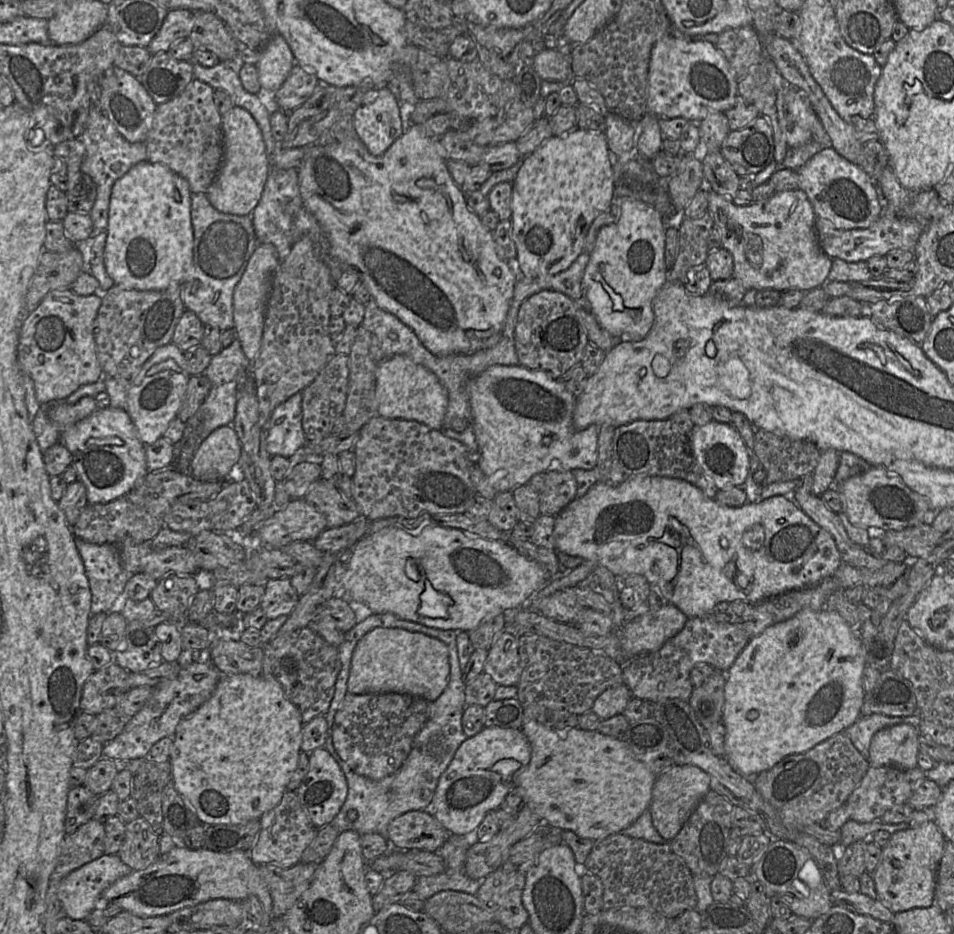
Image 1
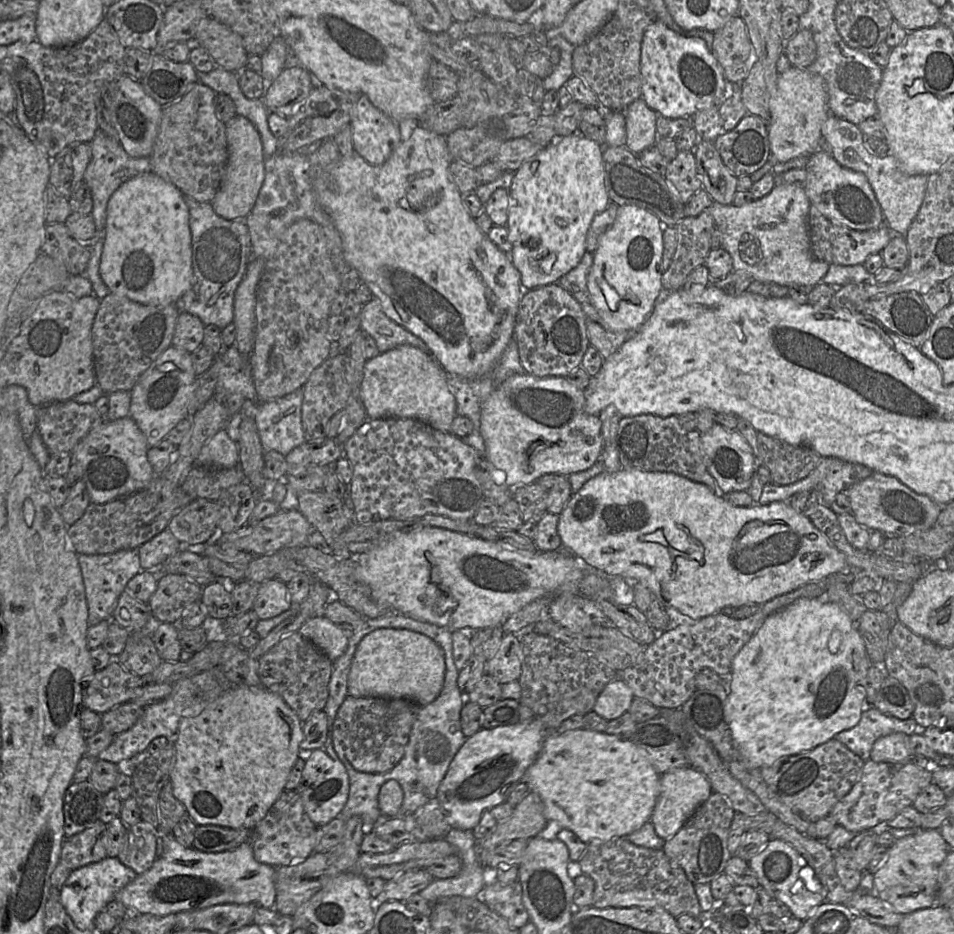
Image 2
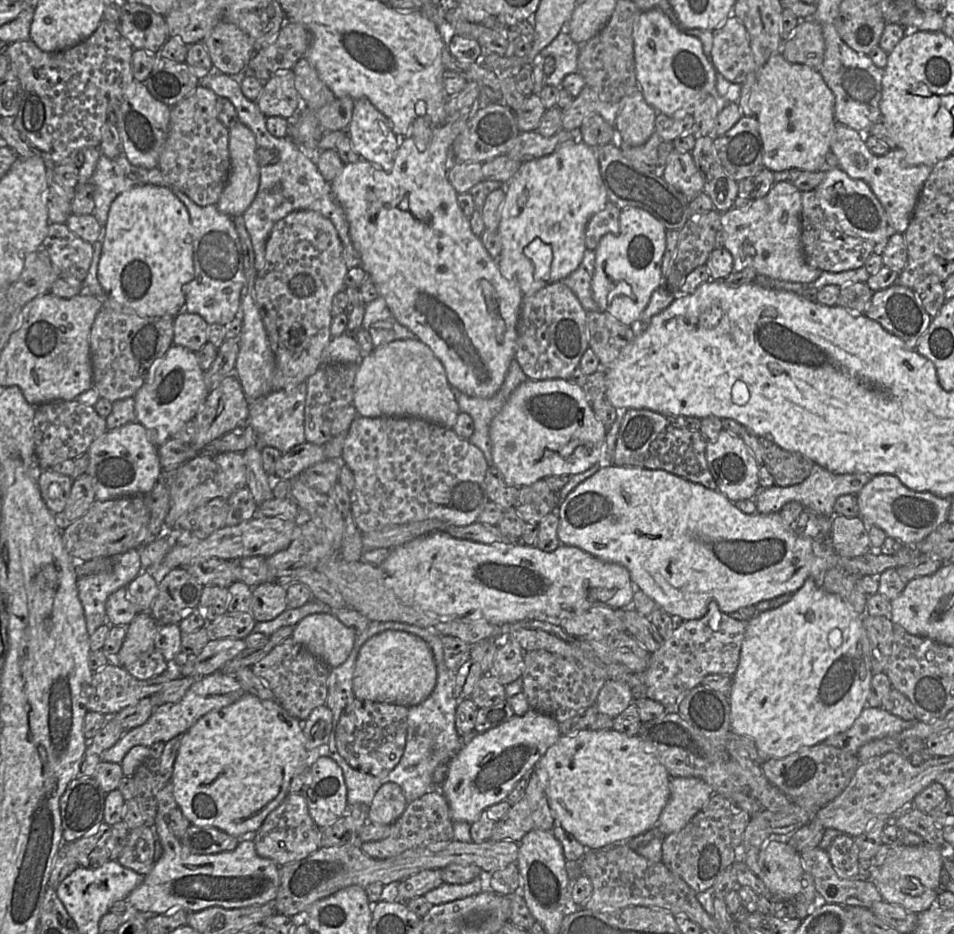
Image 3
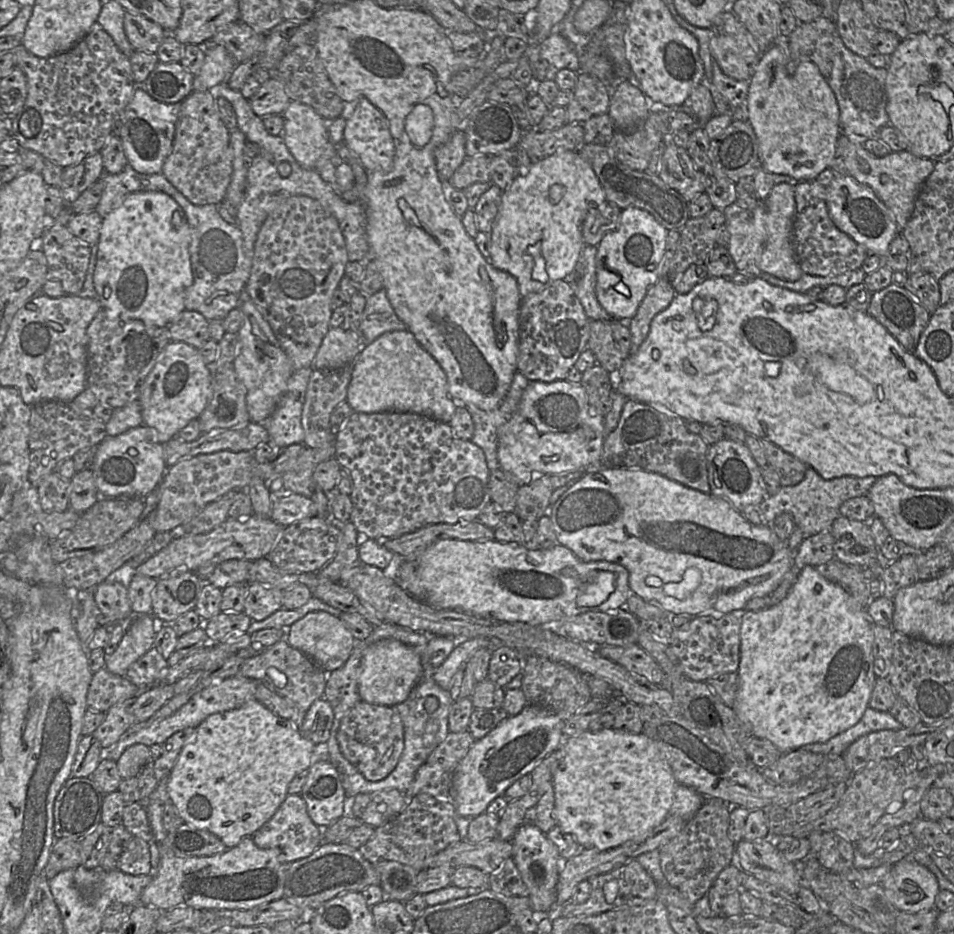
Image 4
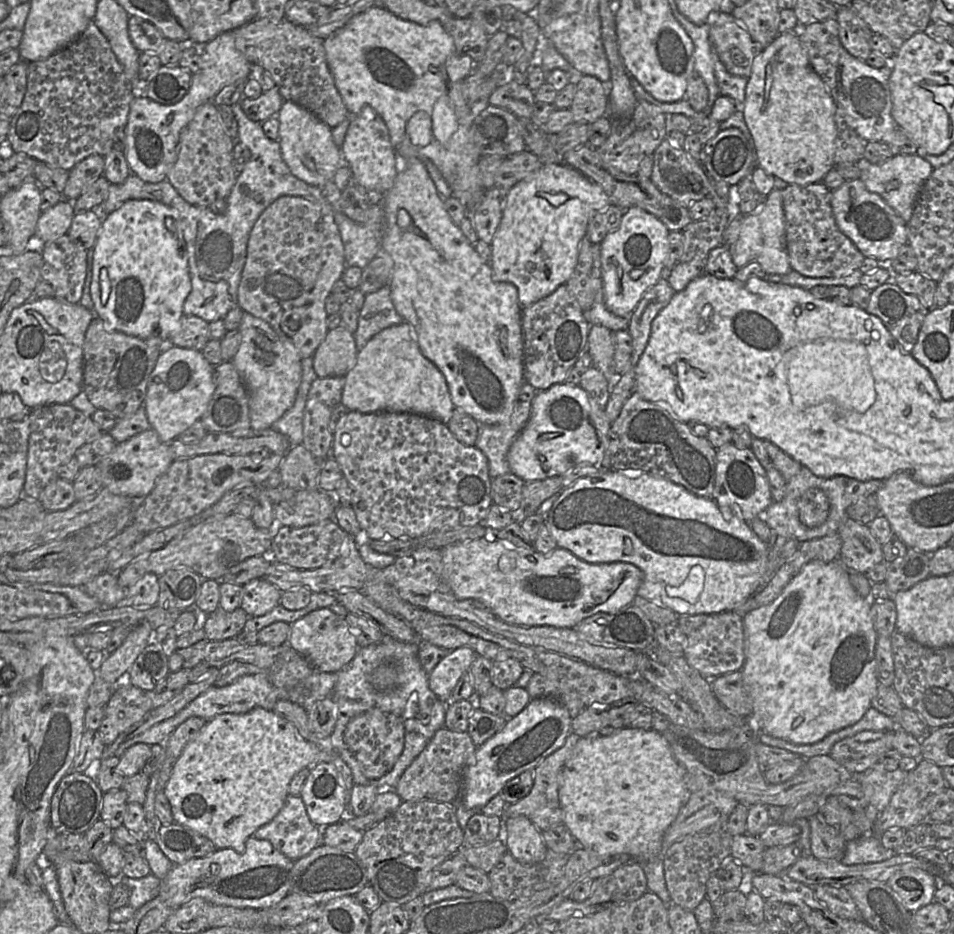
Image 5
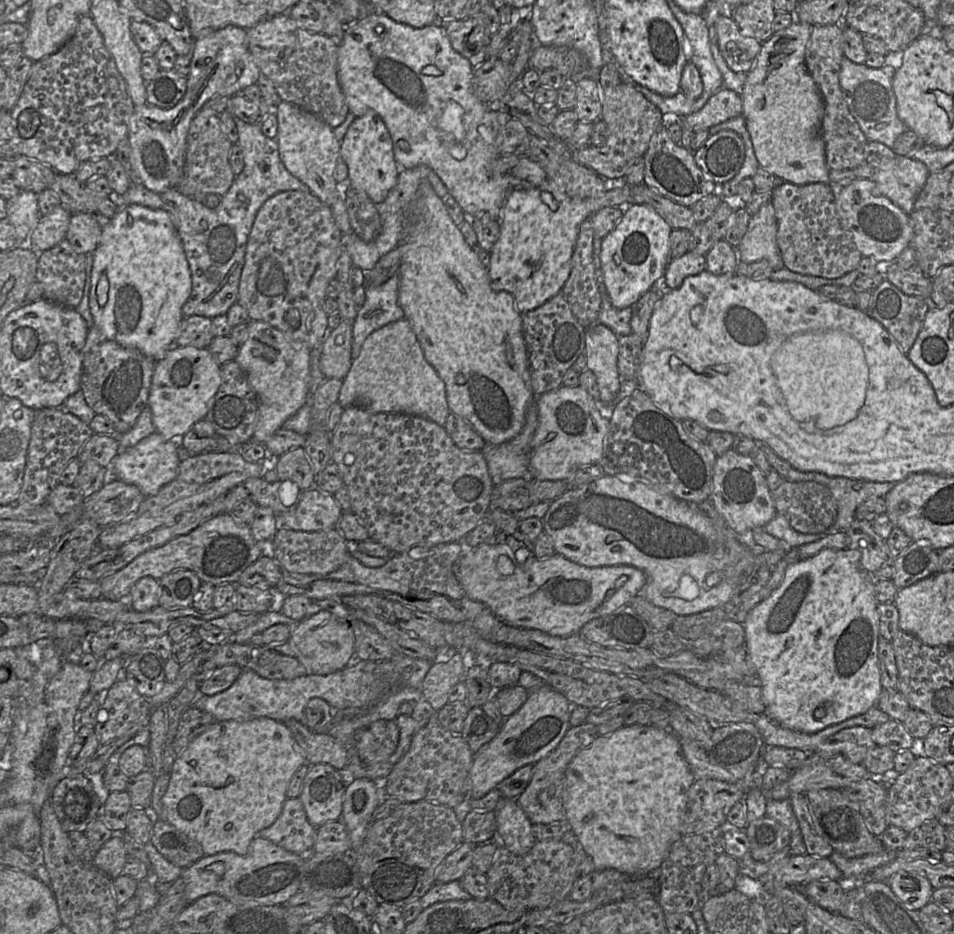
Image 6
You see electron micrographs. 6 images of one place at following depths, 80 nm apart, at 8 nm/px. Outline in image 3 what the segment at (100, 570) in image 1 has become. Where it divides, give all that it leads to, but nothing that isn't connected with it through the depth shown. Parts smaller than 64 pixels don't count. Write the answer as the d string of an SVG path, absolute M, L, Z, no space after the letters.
M138 549L113 557L111 570L78 577L78 597L83 607L89 634L106 622L106 601L119 588L126 587L141 573Z

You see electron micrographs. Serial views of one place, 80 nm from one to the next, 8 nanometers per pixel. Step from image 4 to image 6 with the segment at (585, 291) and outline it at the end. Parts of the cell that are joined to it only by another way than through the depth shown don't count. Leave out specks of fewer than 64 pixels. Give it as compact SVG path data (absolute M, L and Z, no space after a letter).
M594 237L593 240L593 263L597 286L601 295L601 308L598 317L598 323L603 324L611 329L617 335L617 337L627 336L633 333L630 324L632 308L615 308L609 299L604 283L600 259L602 240L603 239L598 237Z

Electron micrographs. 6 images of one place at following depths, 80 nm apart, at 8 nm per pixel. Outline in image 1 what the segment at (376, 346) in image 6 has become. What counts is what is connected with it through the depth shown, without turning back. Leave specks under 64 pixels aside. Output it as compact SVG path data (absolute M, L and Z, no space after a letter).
M397 354L377 363L376 393L377 415L388 419L417 421L441 430L448 406L448 392L437 376L408 356Z

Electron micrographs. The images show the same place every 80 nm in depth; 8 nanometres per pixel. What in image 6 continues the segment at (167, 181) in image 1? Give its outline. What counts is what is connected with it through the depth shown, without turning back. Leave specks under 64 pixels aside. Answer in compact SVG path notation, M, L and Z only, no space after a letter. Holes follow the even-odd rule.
M131 204L120 208L102 227L98 245L93 252L89 308L94 325L107 339L125 347L136 348L154 361L163 359L168 346L178 337L183 319L182 307L191 291L191 272L183 243L167 211ZM102 273L106 274L109 283L107 301L104 306L100 306L97 302L96 293Z

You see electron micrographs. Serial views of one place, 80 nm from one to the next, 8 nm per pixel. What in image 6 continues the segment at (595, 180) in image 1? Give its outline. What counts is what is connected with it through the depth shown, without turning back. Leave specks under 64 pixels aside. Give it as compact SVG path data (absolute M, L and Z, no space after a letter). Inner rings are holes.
M624 178L604 179L606 191L603 195L585 199L569 197L555 182L545 180L536 188L515 188L508 193L508 197L500 214L499 237L490 251L488 274L490 287L494 291L506 291L513 295L515 307L520 314L524 314L539 306L561 292L571 272L571 259L584 220L592 217L605 207L627 209L632 204L631 186ZM541 191L549 192L558 201L558 207L552 211L541 199Z

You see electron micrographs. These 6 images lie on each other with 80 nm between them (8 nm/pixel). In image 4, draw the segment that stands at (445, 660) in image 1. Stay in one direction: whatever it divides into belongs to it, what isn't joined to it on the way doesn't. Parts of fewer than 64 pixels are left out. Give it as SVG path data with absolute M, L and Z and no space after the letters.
M383 639L368 647L361 659L359 696L368 704L393 707L408 698L422 676L420 657L411 647L394 639Z

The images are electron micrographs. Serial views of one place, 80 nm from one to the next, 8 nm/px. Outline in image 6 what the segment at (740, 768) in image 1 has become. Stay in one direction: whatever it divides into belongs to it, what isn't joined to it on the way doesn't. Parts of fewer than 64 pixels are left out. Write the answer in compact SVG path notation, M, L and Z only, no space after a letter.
M826 549L810 558L790 564L778 588L752 609L743 623L745 647L753 666L753 674L758 676L762 682L761 691L765 705L765 715L782 727L806 734L814 734L829 726L864 714L870 708L876 707L878 703L883 688L880 682L878 661L879 612L875 592L876 581L873 575L870 578L868 576L869 572L862 569L860 559L861 552L857 549Z

